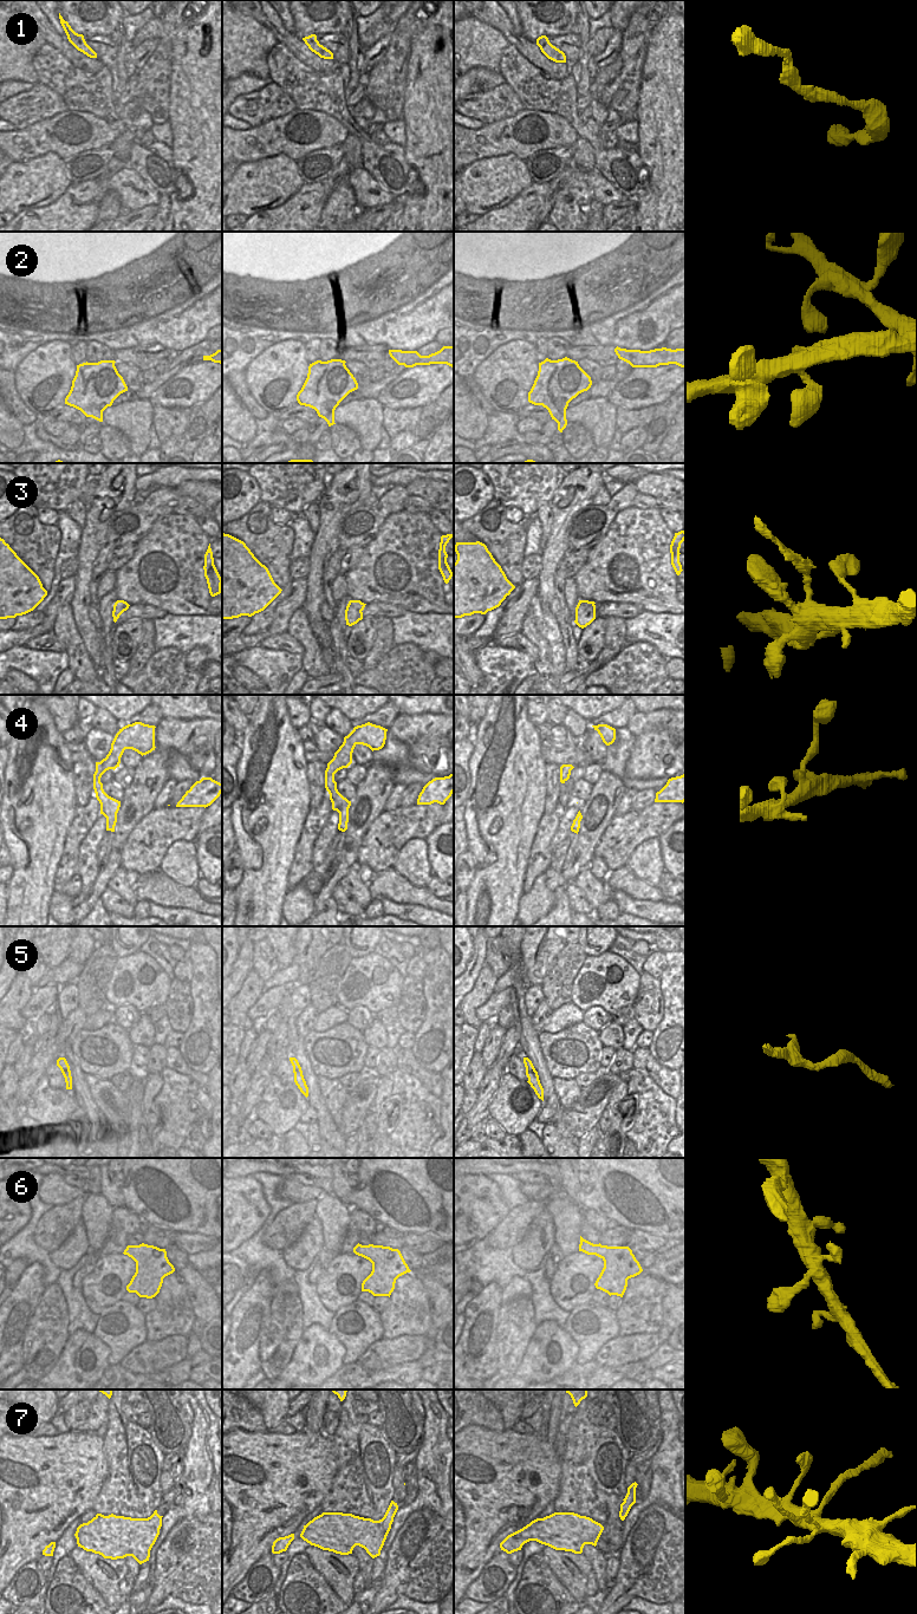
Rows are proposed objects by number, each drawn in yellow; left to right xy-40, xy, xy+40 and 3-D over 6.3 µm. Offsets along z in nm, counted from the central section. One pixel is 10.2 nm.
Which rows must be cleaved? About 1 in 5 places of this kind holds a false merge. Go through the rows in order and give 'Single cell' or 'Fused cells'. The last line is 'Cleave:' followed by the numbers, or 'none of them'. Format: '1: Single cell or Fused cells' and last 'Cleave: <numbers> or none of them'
1: Single cell
2: Single cell
3: Fused cells
4: Single cell
5: Single cell
6: Single cell
7: Fused cells
Cleave: 3, 7

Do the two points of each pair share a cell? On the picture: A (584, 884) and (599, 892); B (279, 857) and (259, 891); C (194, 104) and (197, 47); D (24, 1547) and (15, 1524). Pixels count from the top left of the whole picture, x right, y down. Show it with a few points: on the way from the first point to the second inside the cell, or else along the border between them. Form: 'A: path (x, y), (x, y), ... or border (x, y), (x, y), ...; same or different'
A: path (587, 883), (596, 890); same
B: path (271, 865), (265, 871), (265, 883); same
C: path (197, 90), (197, 62); same
D: path (24, 1541), (24, 1533), (21, 1530); same

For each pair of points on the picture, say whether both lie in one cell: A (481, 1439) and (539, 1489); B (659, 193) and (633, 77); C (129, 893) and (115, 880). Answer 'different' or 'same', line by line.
A: same
B: different
C: same

